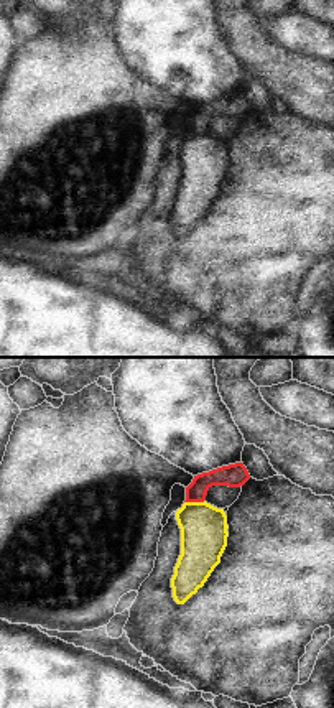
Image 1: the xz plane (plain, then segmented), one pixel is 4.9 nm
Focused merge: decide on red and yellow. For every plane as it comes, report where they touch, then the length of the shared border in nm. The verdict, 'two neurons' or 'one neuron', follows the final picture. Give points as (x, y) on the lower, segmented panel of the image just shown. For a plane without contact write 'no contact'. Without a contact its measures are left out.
meets red at (194, 501); contact 110 nm long

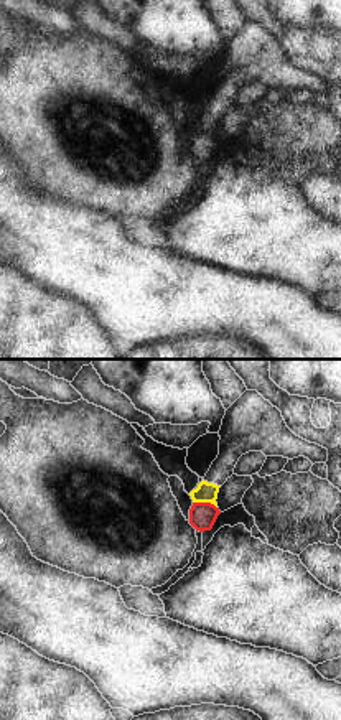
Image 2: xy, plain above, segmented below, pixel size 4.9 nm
meets red at (205, 503); contact 120 nm long

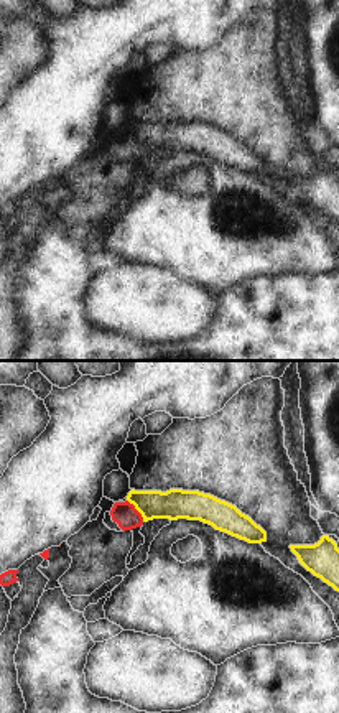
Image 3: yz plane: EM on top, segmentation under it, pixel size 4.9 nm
meets red at (137, 511); contact 140 nm long

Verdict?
two neurons

